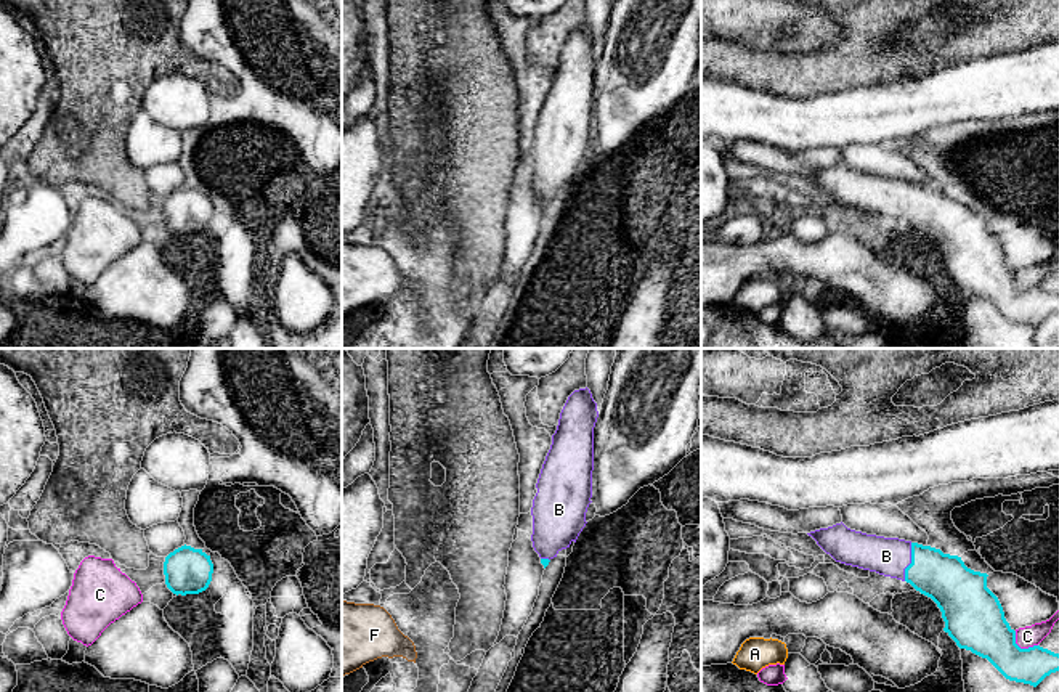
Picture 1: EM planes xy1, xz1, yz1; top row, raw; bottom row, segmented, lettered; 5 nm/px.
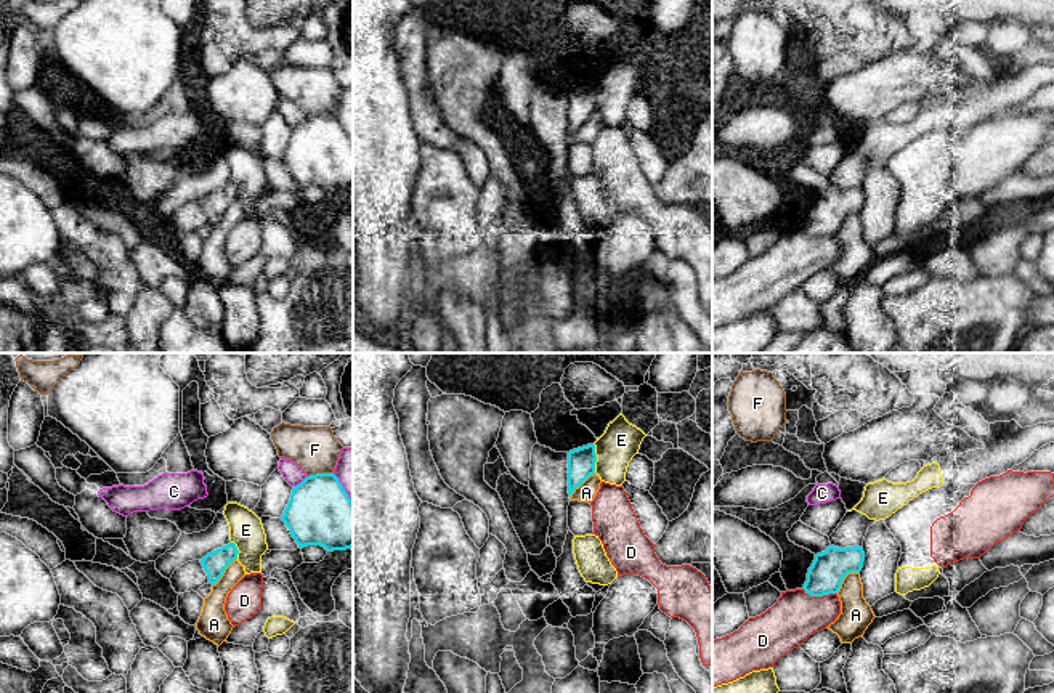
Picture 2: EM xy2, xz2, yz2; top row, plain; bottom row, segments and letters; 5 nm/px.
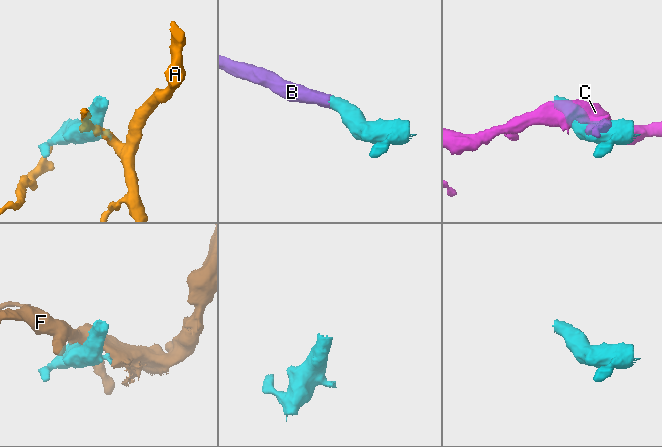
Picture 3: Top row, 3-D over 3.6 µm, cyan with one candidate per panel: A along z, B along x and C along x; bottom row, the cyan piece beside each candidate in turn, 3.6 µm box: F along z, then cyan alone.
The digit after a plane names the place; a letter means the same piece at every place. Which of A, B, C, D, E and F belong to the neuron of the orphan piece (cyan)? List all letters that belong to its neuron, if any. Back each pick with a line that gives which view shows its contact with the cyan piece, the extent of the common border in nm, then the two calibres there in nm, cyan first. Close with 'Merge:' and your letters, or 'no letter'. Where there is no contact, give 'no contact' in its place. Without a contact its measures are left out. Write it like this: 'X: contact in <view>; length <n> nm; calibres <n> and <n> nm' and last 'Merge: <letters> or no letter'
B: contact in yz1; length 200 nm; calibres 240 and 190 nm
Merge: B

